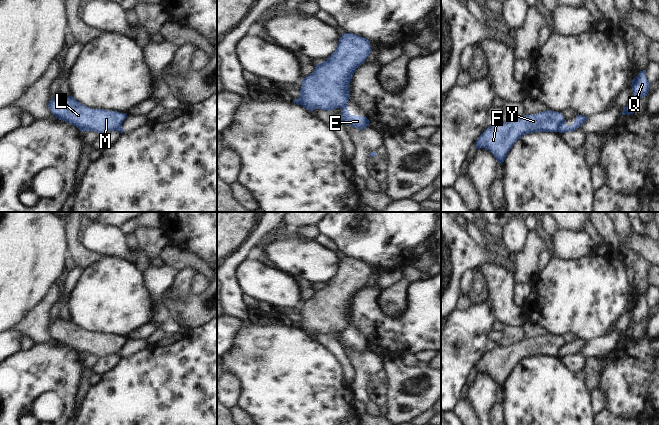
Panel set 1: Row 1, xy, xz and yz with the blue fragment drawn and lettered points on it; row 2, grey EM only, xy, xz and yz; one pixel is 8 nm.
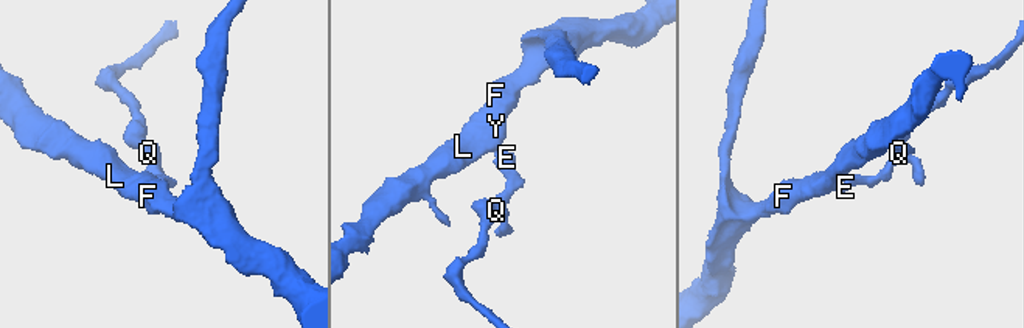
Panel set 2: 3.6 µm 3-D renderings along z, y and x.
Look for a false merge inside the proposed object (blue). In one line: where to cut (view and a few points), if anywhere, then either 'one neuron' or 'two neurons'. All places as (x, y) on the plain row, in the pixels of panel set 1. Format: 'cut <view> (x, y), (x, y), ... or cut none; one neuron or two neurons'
cut yz (564, 349), (557, 355); two neurons

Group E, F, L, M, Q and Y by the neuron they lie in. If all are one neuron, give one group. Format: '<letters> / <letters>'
E Q / F L M Y

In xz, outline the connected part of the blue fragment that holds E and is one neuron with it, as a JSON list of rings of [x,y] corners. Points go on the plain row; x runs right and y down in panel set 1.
[[[343,330],[341,332],[341,344],[343,347],[346,347],[354,352],[358,352],[360,354],[365,353],[369,349],[369,344],[366,340],[355,340],[349,337],[348,331]]]

